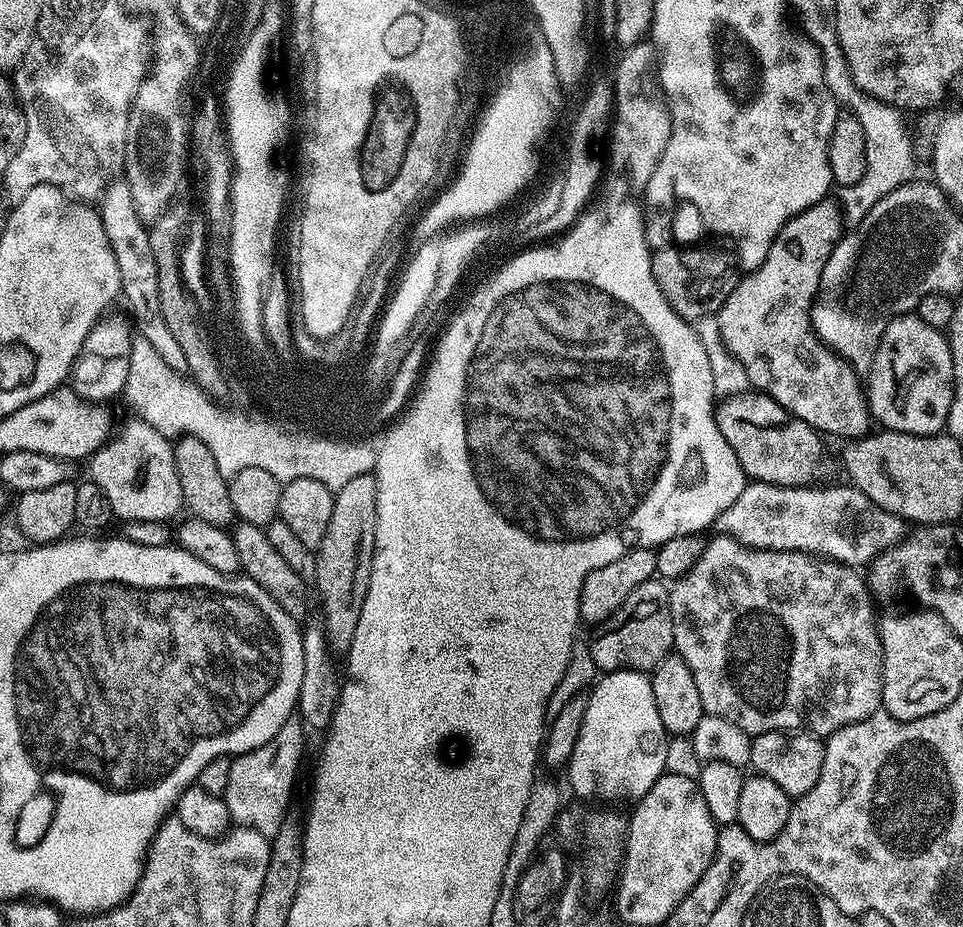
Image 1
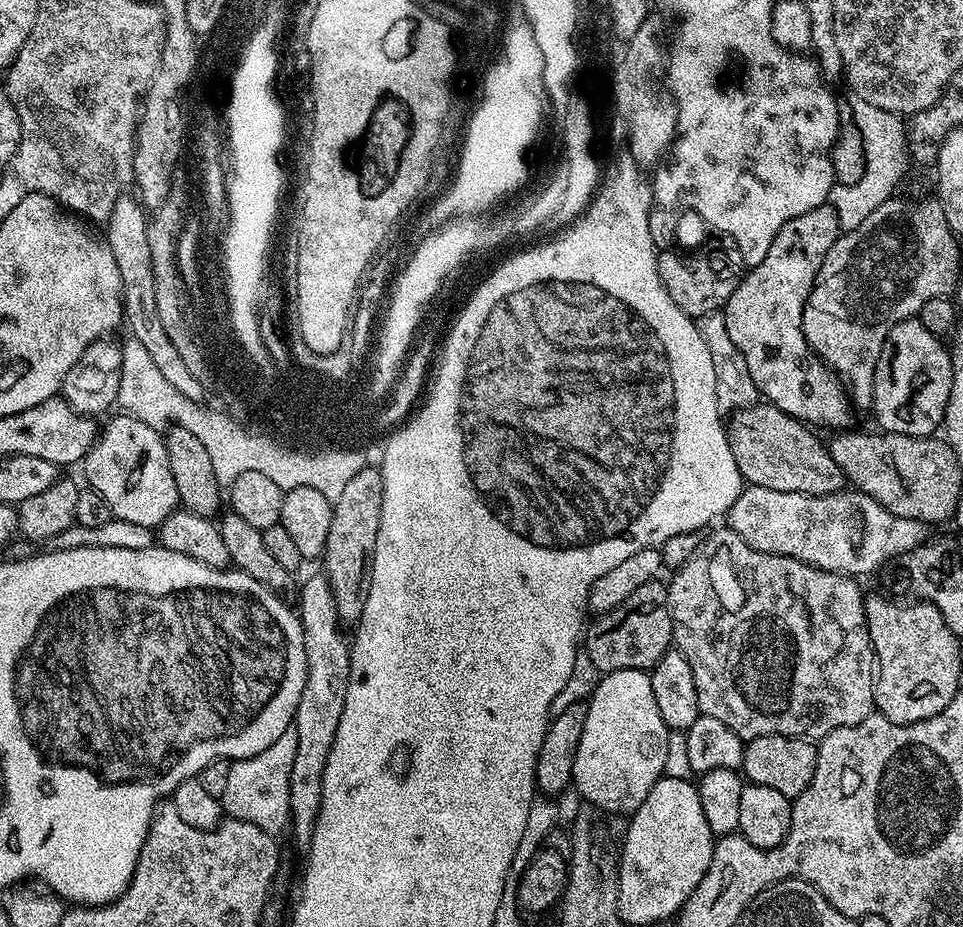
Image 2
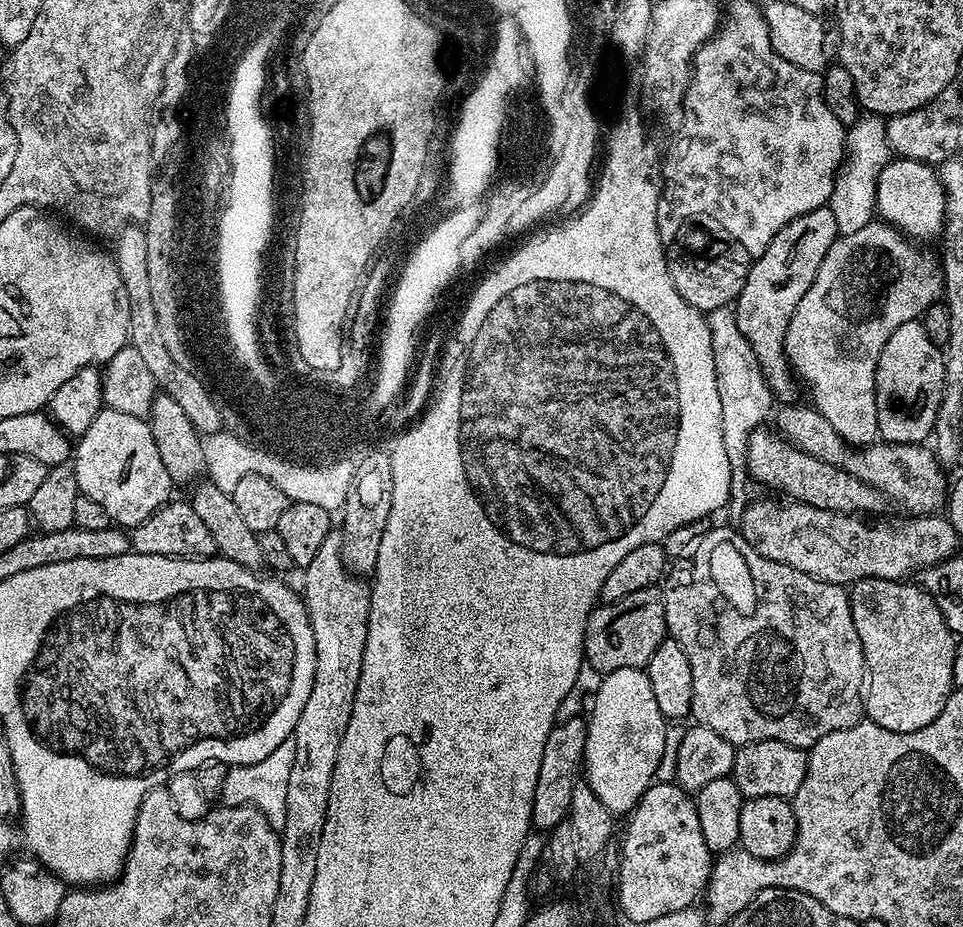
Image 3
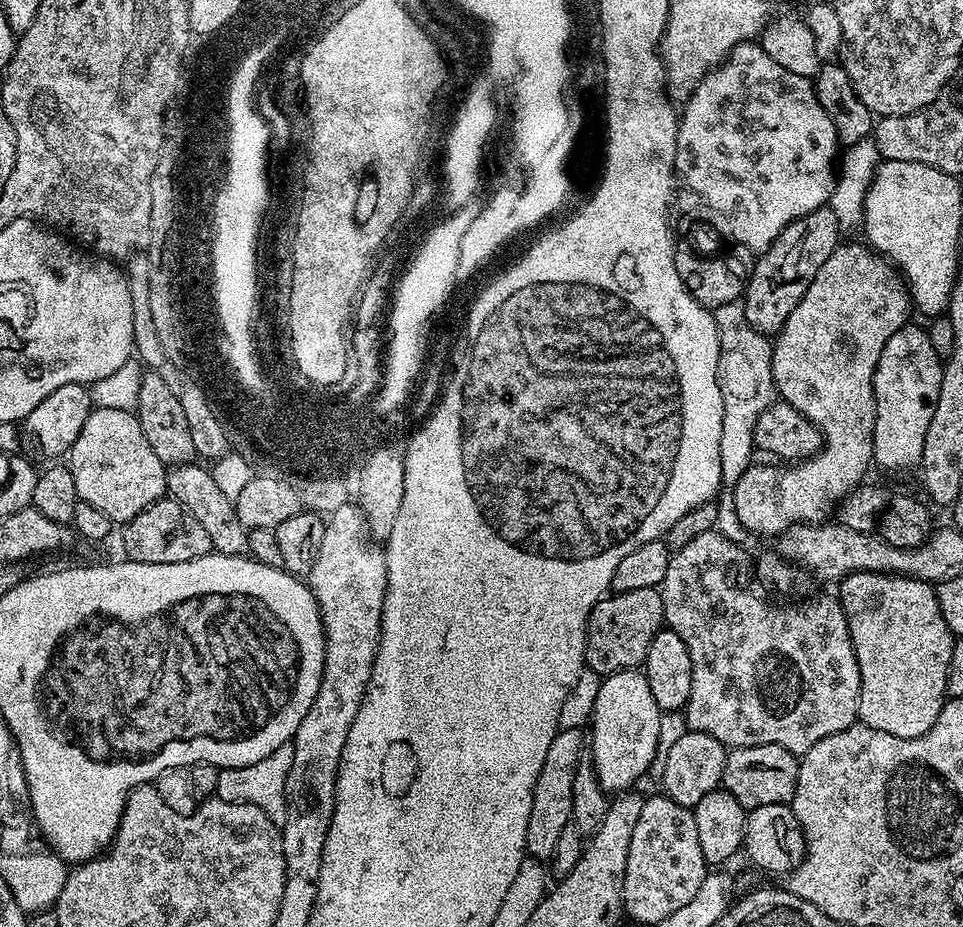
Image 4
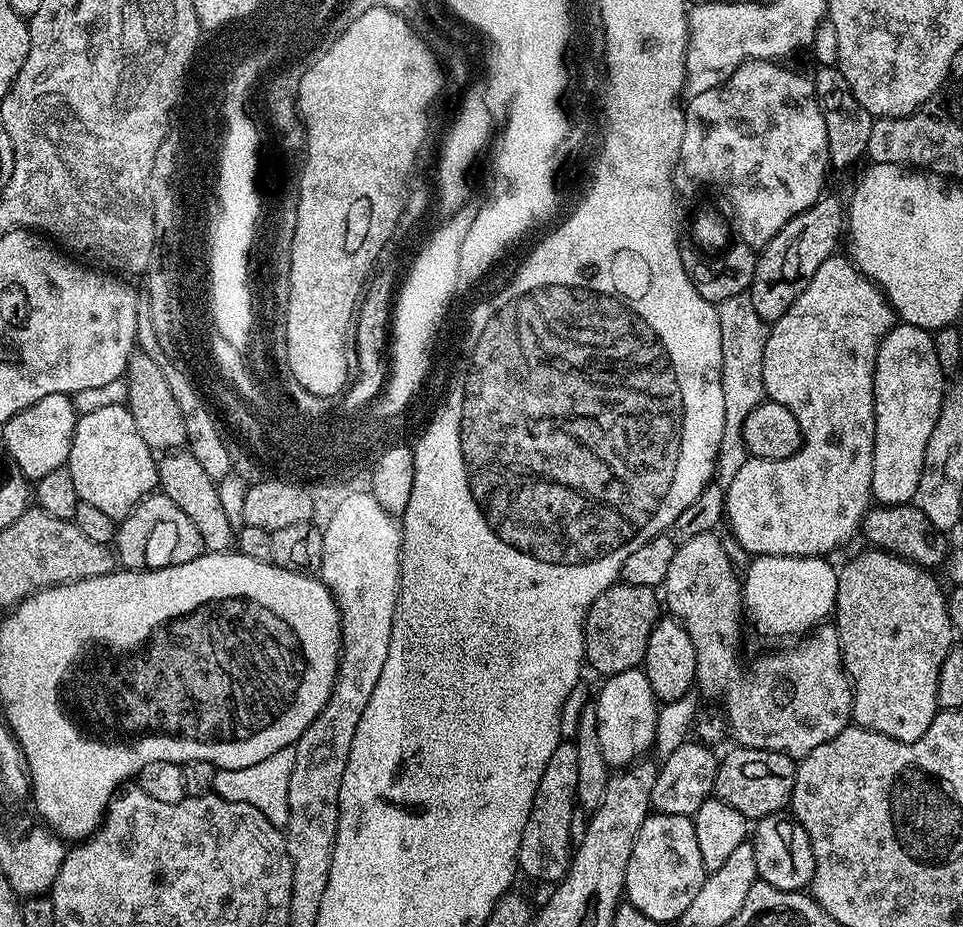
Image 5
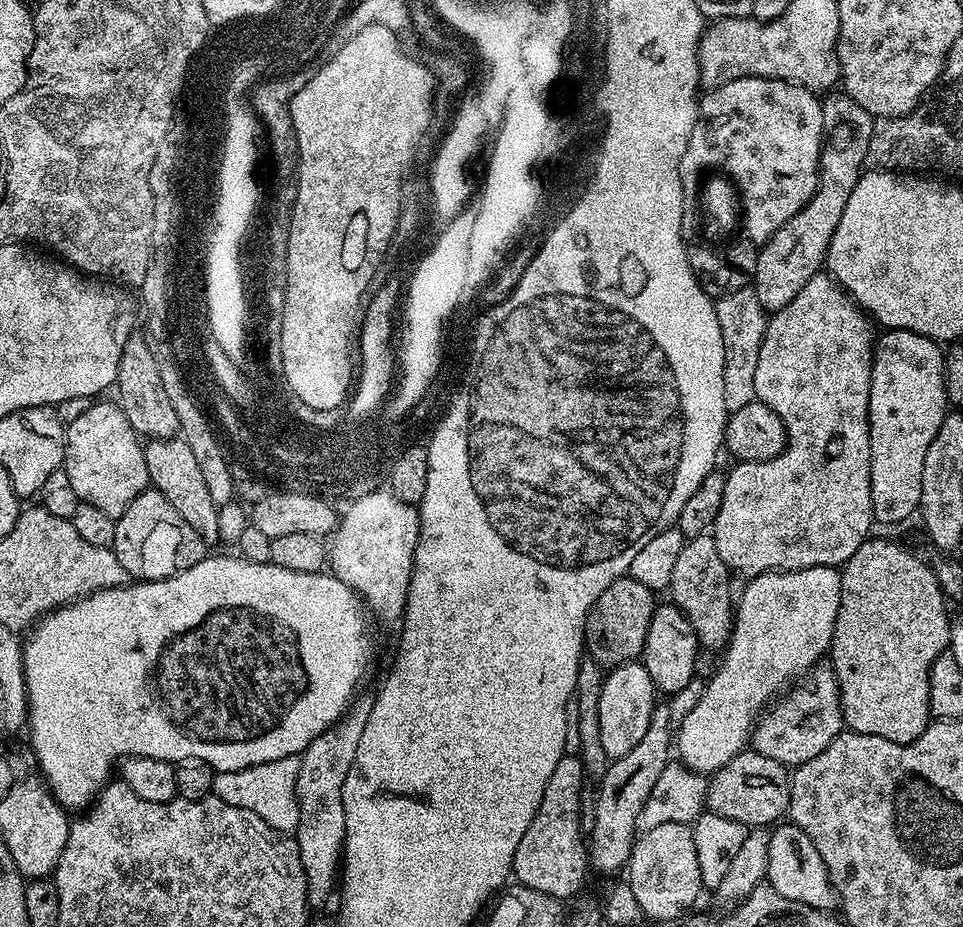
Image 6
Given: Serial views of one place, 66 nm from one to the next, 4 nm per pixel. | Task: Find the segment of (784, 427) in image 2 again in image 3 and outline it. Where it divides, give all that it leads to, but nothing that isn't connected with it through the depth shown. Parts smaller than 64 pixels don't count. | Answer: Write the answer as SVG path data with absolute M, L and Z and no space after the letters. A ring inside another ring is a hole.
M758 427L752 432L747 444L747 468L749 477L776 490L780 490L795 499L797 503L814 505L816 509L830 509L844 512L848 515L880 514L890 502L876 487L850 476L833 464L798 450L793 444L785 440L779 433L766 431L765 427Z

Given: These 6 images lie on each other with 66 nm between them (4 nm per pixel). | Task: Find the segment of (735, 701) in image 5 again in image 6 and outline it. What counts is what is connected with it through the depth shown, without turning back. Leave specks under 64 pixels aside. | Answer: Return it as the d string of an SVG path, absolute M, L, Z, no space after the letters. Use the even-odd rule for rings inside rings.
M711 535L691 537L685 543L678 562L674 565L674 578L670 589L671 603L675 604L694 626L701 649L723 649L732 637L734 619L734 596L728 593L728 576L730 569L724 565ZM817 666L757 719L750 748L785 766L805 764L810 762L810 758L818 758L818 754L822 754L822 750L826 750L826 746L830 746L830 742L834 742L836 735L845 728L836 675L831 667Z

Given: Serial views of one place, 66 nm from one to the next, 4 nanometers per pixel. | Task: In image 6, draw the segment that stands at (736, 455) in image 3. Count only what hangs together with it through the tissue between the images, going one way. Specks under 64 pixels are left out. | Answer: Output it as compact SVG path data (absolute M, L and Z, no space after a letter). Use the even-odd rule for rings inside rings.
M755 287L734 290L715 301L718 326L722 326L722 346L724 347L724 373L722 374L722 398L730 414L742 410L751 400L756 399L754 390L754 369L758 367L758 354L762 350L762 338L766 334L770 316L758 302Z

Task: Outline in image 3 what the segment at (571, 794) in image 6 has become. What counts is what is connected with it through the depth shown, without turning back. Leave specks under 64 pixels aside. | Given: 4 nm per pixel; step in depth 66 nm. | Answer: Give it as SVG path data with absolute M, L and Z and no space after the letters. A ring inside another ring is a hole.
M583 715L558 722L550 730L550 734L546 738L546 746L542 750L542 767L538 769L538 786L534 786L533 829L551 830L567 821L570 810L570 794L574 794L574 786L582 776L587 733L588 721Z

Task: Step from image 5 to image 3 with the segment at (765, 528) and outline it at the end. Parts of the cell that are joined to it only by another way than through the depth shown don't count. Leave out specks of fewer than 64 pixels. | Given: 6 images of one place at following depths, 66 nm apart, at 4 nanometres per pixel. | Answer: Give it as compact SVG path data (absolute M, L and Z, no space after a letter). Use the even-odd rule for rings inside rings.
M873 222L862 226L862 230L858 230L854 234L837 236L830 246L830 250L826 250L826 258L822 258L822 266L818 266L818 274L814 274L814 282L810 282L810 290L806 290L806 295L803 296L802 302L798 302L798 310L794 310L794 318L790 318L790 326L786 330L784 353L787 356L787 362L791 371L801 381L804 379L808 383L808 388L812 391L811 407L818 409L822 414L822 418L826 418L826 422L830 422L830 426L834 426L834 430L838 430L838 434L842 434L844 441L853 446L867 446L873 443L878 436L876 371L878 370L878 358L882 354L882 346L886 346L886 342L890 339L890 334L894 334L894 330L898 330L898 326L902 326L911 320L920 320L925 310L931 304L939 301L944 294L944 273L937 257L935 260L930 253L923 252L920 248L915 248L911 243L915 244L899 228L894 228L891 224L883 222Z

